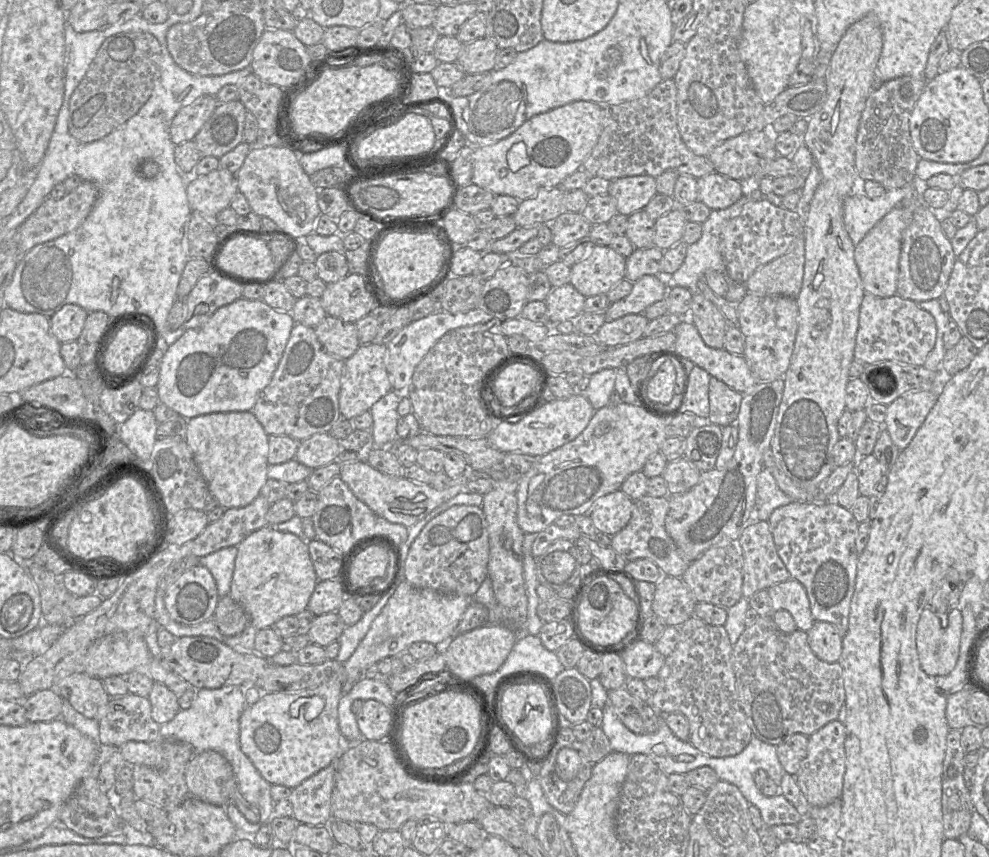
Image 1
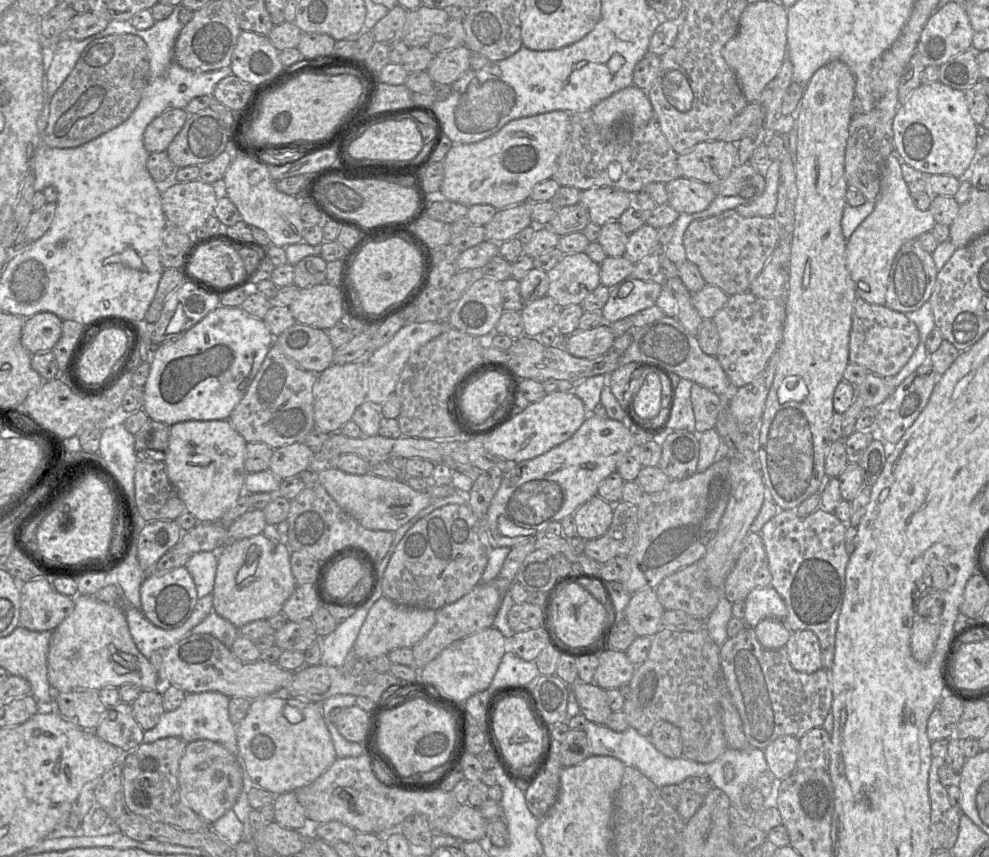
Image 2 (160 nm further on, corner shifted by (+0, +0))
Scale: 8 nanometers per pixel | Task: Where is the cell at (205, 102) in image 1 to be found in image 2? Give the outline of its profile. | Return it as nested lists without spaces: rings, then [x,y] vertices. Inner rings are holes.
[[[184,108],[170,109],[154,118],[146,127],[143,143],[149,153],[166,151],[183,127],[188,113]]]

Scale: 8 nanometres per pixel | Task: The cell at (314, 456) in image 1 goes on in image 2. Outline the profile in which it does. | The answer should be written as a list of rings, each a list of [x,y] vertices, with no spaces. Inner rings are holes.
[[[302,442],[274,449],[269,470],[279,478],[295,476],[309,469],[315,450]]]

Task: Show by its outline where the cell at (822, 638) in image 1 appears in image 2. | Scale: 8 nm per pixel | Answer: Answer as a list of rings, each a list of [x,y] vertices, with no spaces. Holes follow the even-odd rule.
[[[802,630],[791,633],[784,647],[790,664],[796,671],[813,673],[822,669],[820,643],[812,631]]]

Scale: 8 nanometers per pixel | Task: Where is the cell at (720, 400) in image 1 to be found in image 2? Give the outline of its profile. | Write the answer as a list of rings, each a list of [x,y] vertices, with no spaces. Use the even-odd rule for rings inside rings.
[[[693,384],[690,399],[695,417],[695,431],[703,433],[715,428],[719,413],[727,407],[727,400],[698,384]]]

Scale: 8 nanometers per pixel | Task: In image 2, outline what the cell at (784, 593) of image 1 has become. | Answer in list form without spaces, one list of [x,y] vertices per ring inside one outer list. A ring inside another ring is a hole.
[[[771,586],[756,588],[745,598],[745,627],[755,627],[766,618],[783,620],[787,615],[784,601]]]

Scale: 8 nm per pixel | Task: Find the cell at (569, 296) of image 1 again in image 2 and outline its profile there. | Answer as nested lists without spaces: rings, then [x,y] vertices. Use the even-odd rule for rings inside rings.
[[[547,295],[527,303],[520,312],[524,335],[533,337],[553,328],[559,320],[562,309],[563,307]]]

